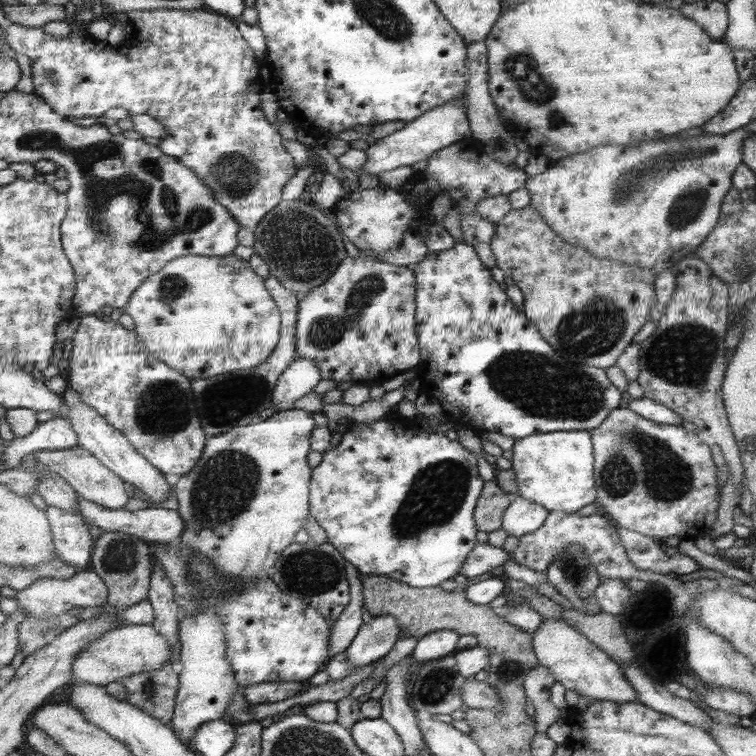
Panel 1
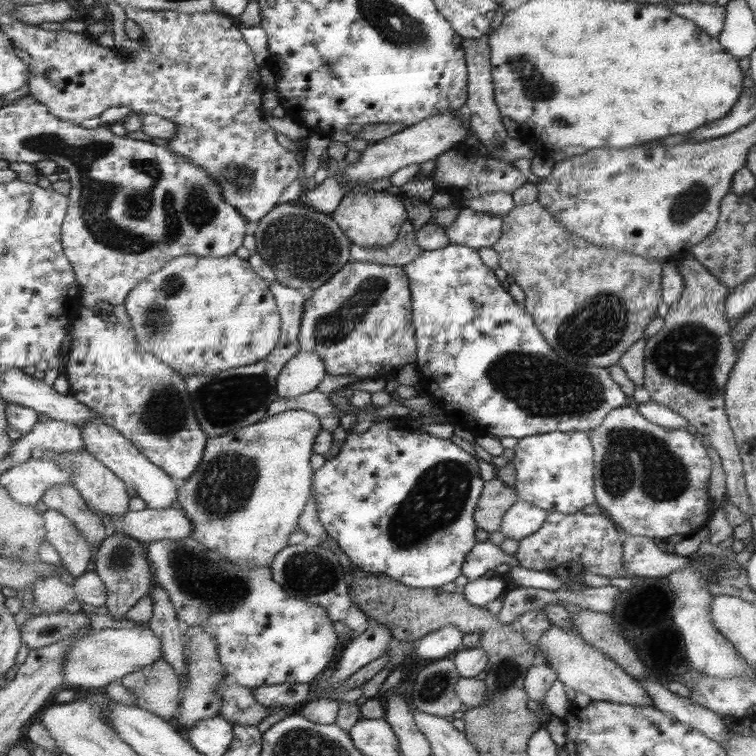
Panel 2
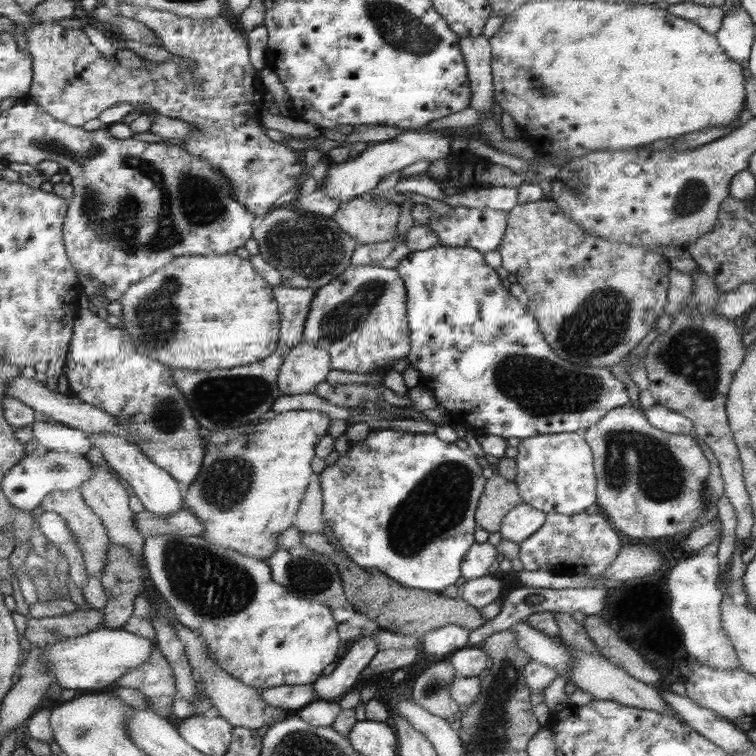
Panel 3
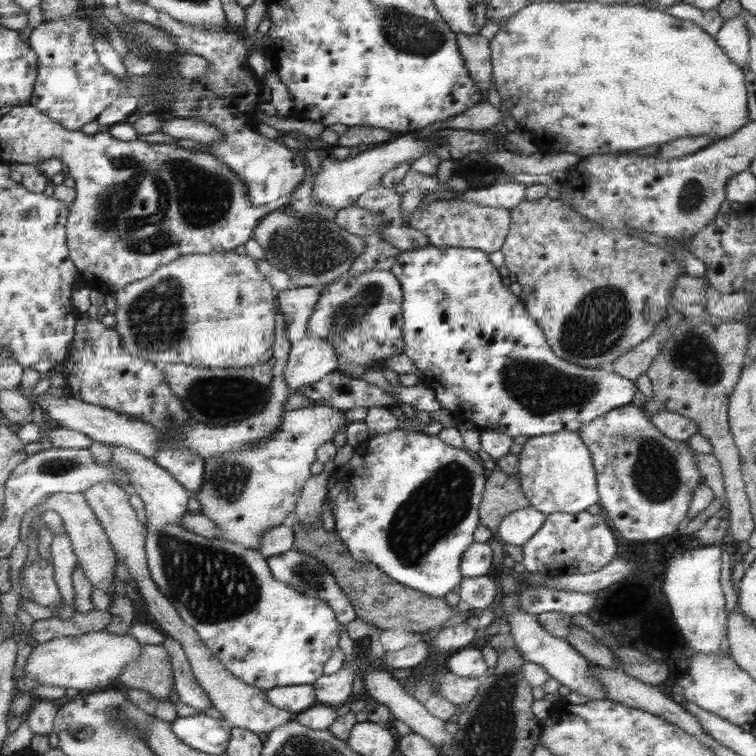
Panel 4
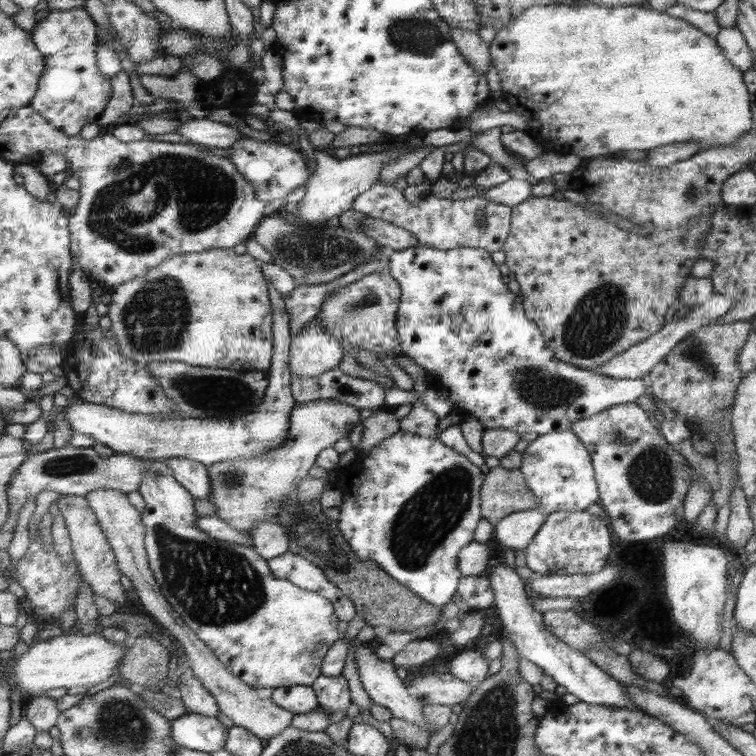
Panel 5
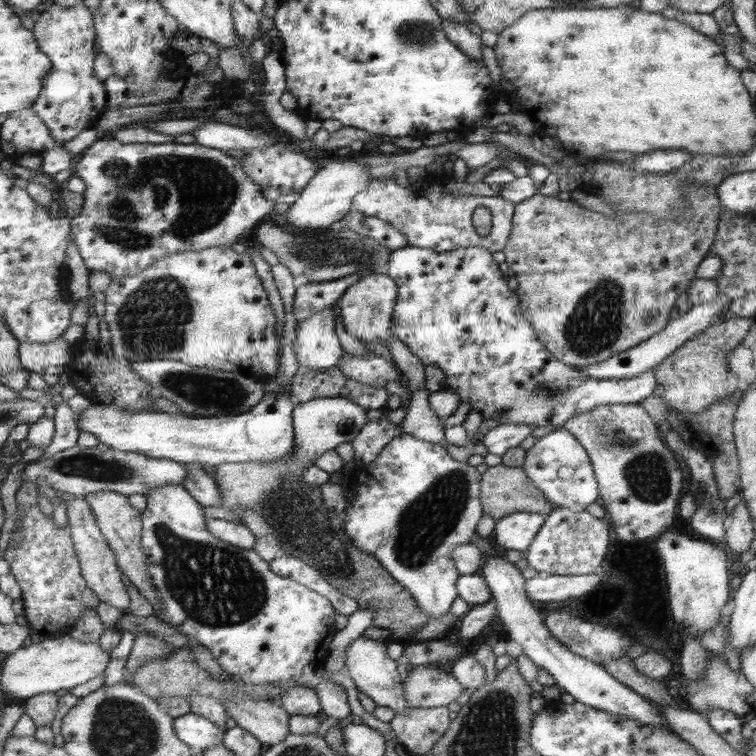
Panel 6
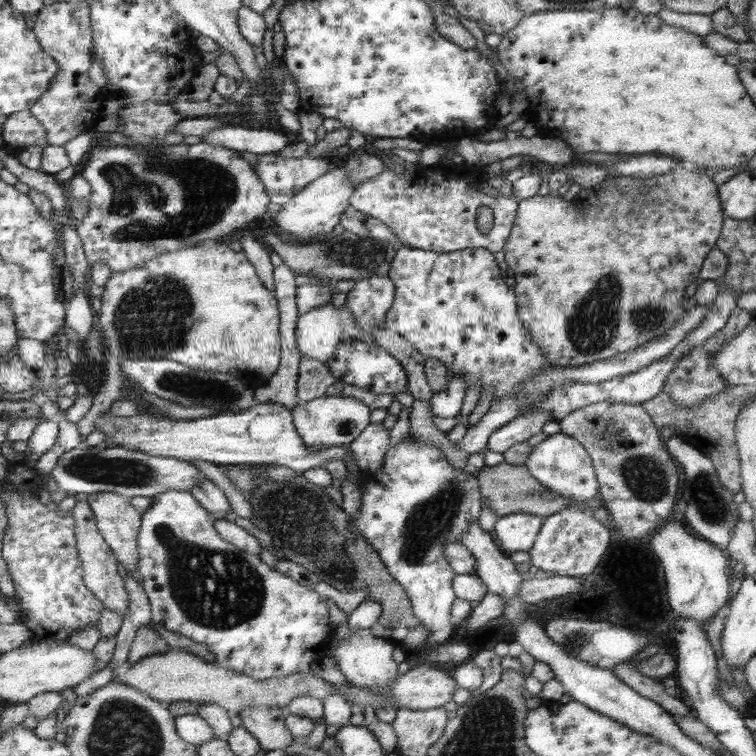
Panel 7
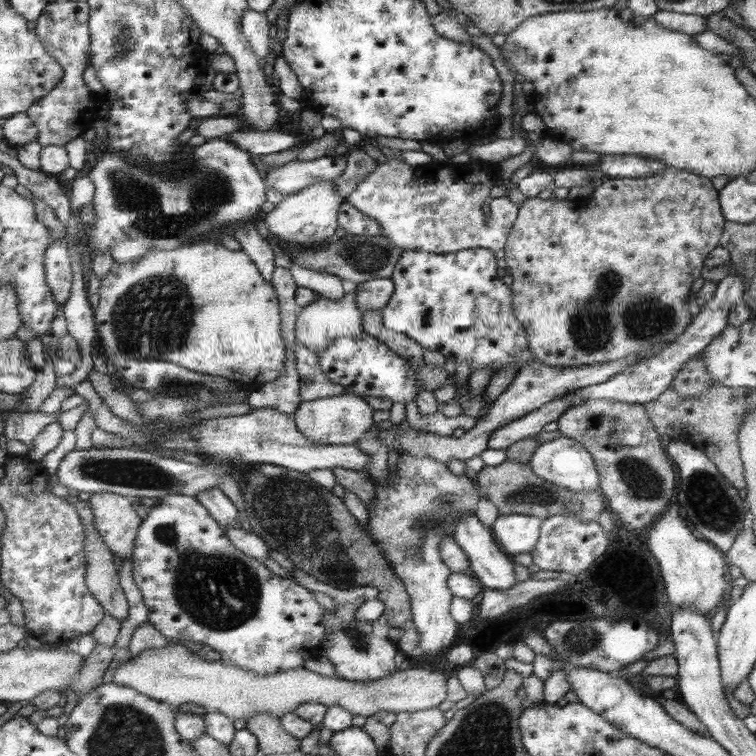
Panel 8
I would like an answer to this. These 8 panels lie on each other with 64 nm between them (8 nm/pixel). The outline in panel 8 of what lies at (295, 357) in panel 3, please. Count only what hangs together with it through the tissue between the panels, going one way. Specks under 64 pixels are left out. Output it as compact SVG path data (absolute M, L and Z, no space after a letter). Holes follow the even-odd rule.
M349 289L341 299L331 300L317 297L313 303L309 303L299 309L294 326L295 340L301 345L311 349L317 354L323 350L335 337L349 335L361 335L363 333L361 317L355 305L355 290Z

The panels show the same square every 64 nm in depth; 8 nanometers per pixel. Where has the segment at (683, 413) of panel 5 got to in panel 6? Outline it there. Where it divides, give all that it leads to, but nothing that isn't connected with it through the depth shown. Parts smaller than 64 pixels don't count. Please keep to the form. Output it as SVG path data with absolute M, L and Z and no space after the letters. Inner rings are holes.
M733 315L731 319L711 325L695 334L691 340L683 342L682 346L655 366L656 388L653 394L661 397L677 412L693 414L743 388L743 381L737 379L736 374L729 369L728 354L745 338L751 322L753 320Z

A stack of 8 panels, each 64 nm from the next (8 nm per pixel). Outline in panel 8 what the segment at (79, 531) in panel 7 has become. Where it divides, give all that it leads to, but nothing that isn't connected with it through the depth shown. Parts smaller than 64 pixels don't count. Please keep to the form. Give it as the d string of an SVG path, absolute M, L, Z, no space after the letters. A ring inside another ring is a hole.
M78 501L74 504L74 508L79 513L84 528L84 553L88 562L86 581L89 592L92 593L104 607L105 613L111 614L113 618L117 618L117 620L121 622L123 618L127 618L128 602L119 584L116 570L118 562L116 561L115 556L108 550L107 546L105 546L103 540L96 534L94 528L95 524L93 524L94 516L92 515L92 511L88 504L86 502Z

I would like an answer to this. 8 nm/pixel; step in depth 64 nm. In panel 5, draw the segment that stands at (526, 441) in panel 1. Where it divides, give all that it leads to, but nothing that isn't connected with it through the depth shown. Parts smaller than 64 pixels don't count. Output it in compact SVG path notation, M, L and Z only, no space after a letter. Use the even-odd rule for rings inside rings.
M570 429L551 431L529 441L521 453L519 471L538 501L537 508L547 514L585 511L588 506L599 503L599 485L596 483L591 454Z

